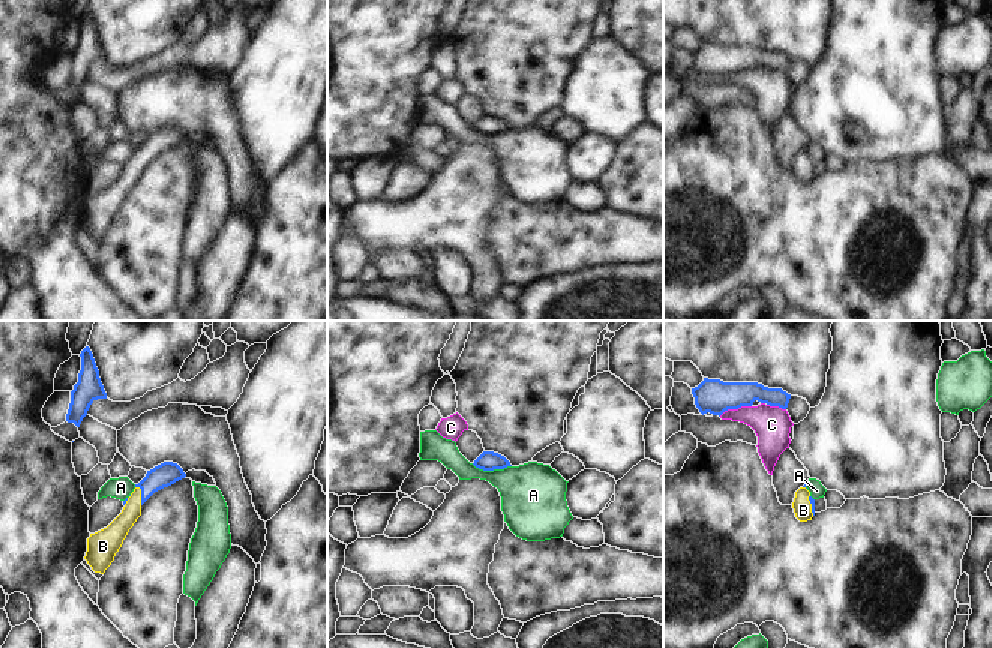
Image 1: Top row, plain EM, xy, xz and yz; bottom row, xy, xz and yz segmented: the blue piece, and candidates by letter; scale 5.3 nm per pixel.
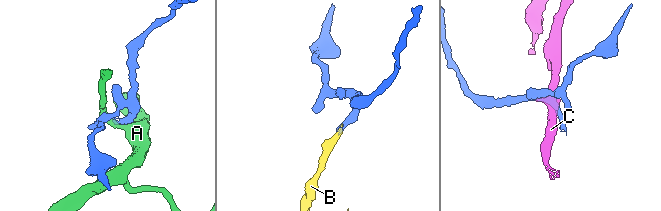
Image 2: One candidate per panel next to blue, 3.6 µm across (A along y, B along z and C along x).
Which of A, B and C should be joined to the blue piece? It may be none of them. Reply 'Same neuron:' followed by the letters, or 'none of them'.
Same neuron: B

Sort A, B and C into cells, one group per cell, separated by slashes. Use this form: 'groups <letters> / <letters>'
groups A / B / C

